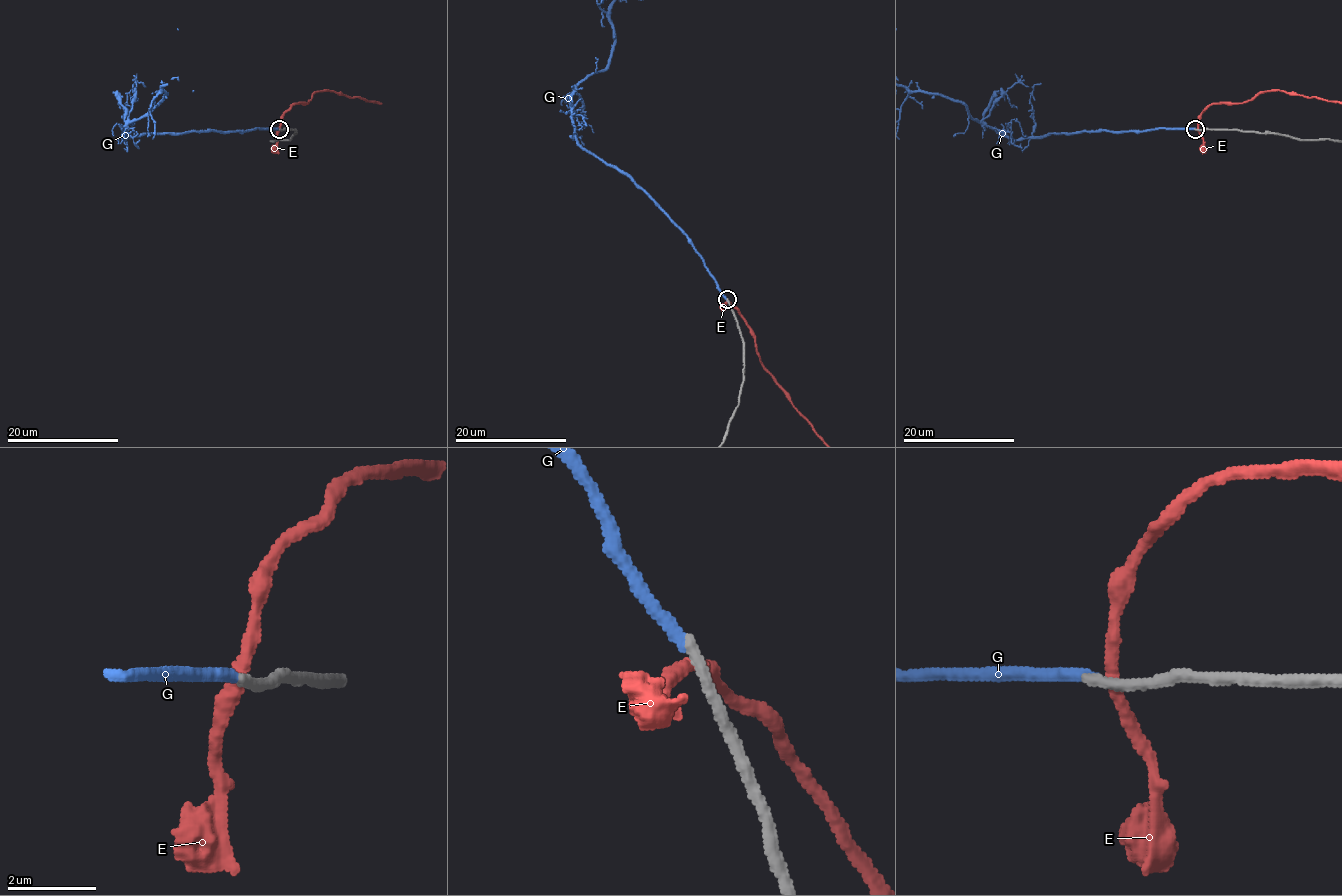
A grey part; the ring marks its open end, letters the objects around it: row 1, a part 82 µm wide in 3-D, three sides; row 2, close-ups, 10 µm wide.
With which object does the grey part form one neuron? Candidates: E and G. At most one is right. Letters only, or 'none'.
G

